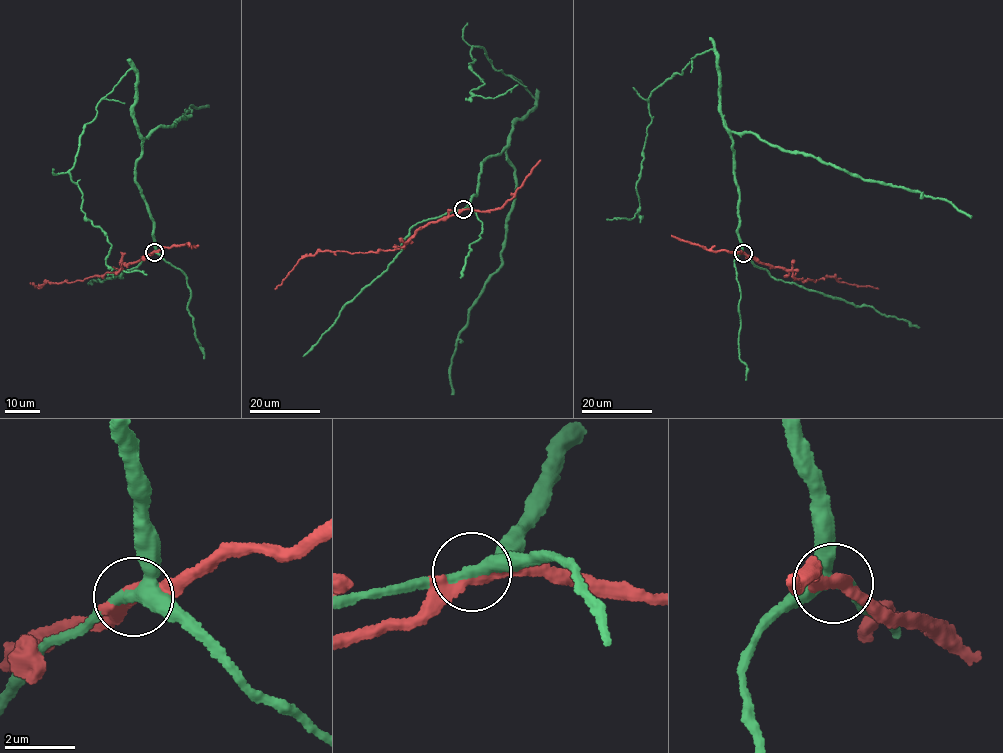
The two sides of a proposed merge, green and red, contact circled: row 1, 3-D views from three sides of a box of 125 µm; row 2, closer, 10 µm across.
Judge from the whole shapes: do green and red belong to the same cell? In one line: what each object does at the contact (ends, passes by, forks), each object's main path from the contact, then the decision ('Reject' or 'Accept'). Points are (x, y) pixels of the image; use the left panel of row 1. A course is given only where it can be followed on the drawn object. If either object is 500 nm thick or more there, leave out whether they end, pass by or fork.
At the ring green forks. At the ring red passes by. Course of green: (154, 252), (136, 181), (132, 69), (98, 102), (70, 171), (111, 245), (106, 264), (147, 274). Course of red: (154, 252), (120, 264), (120, 270), (100, 276), (68, 283), (46, 282), (38, 288), (33, 282), (29, 283). Reject

